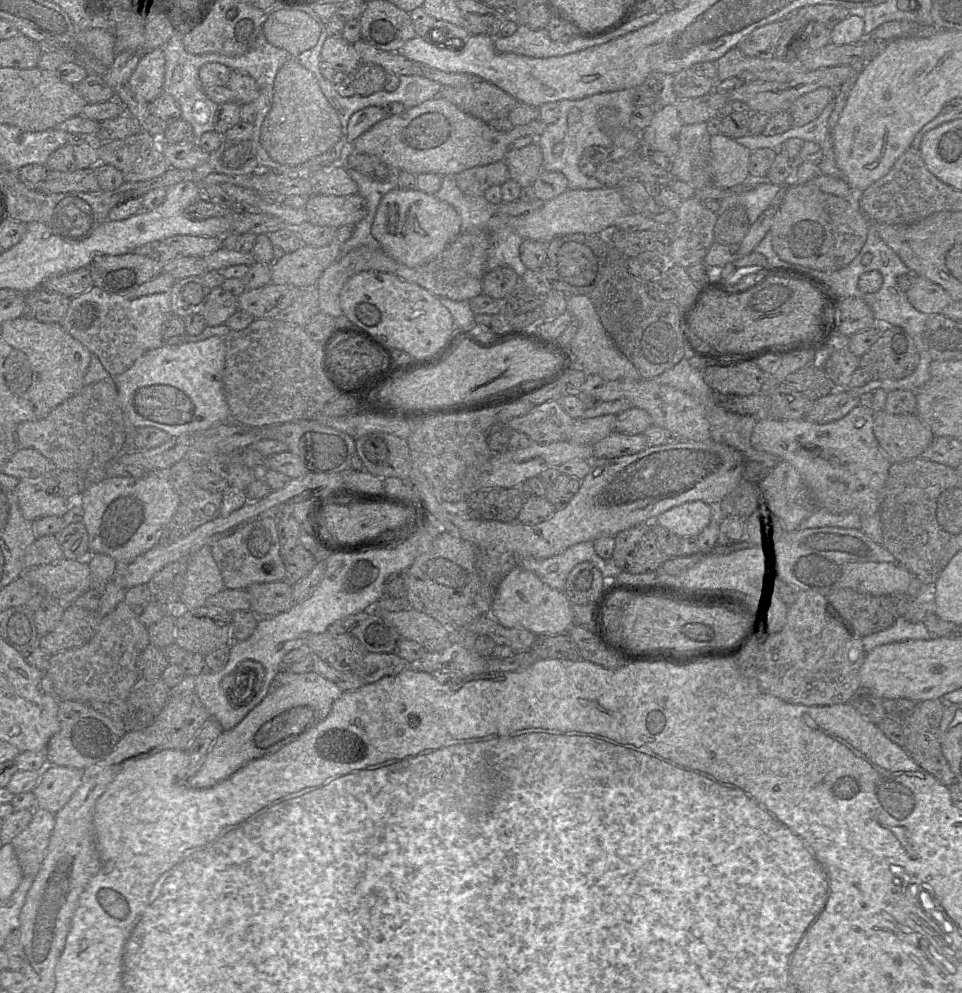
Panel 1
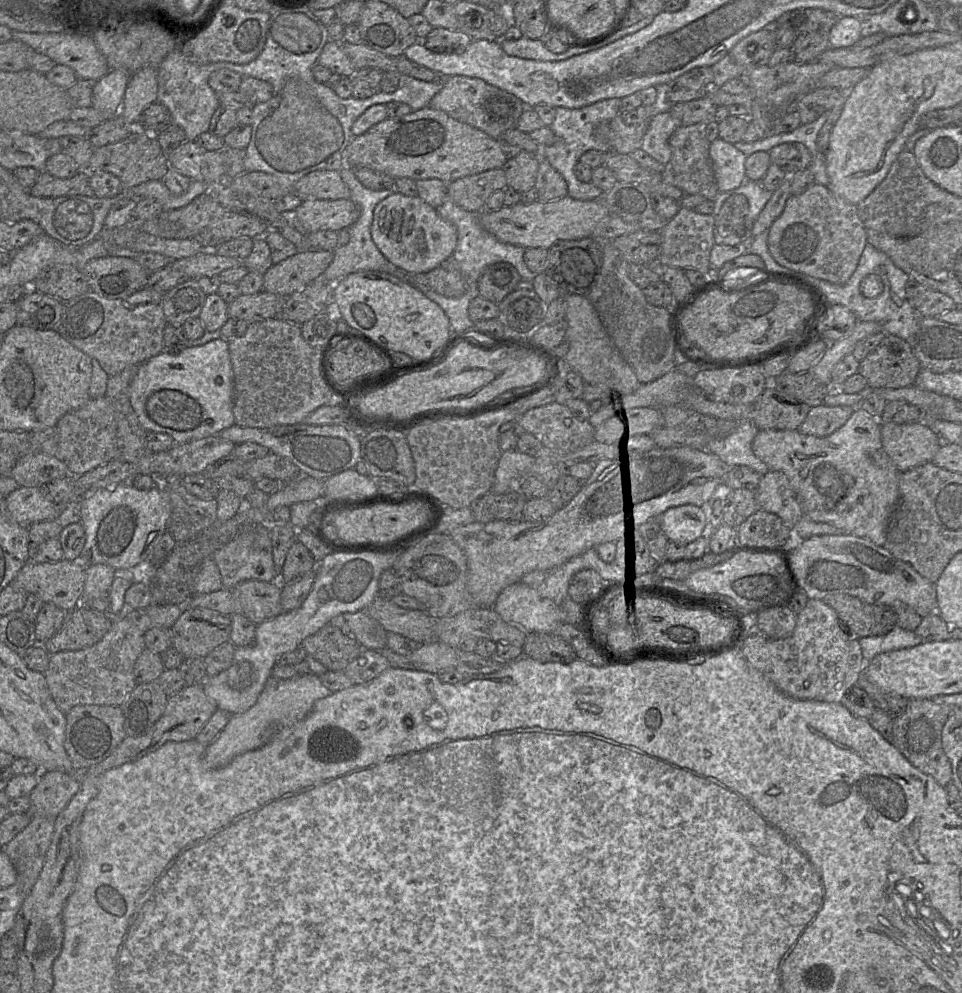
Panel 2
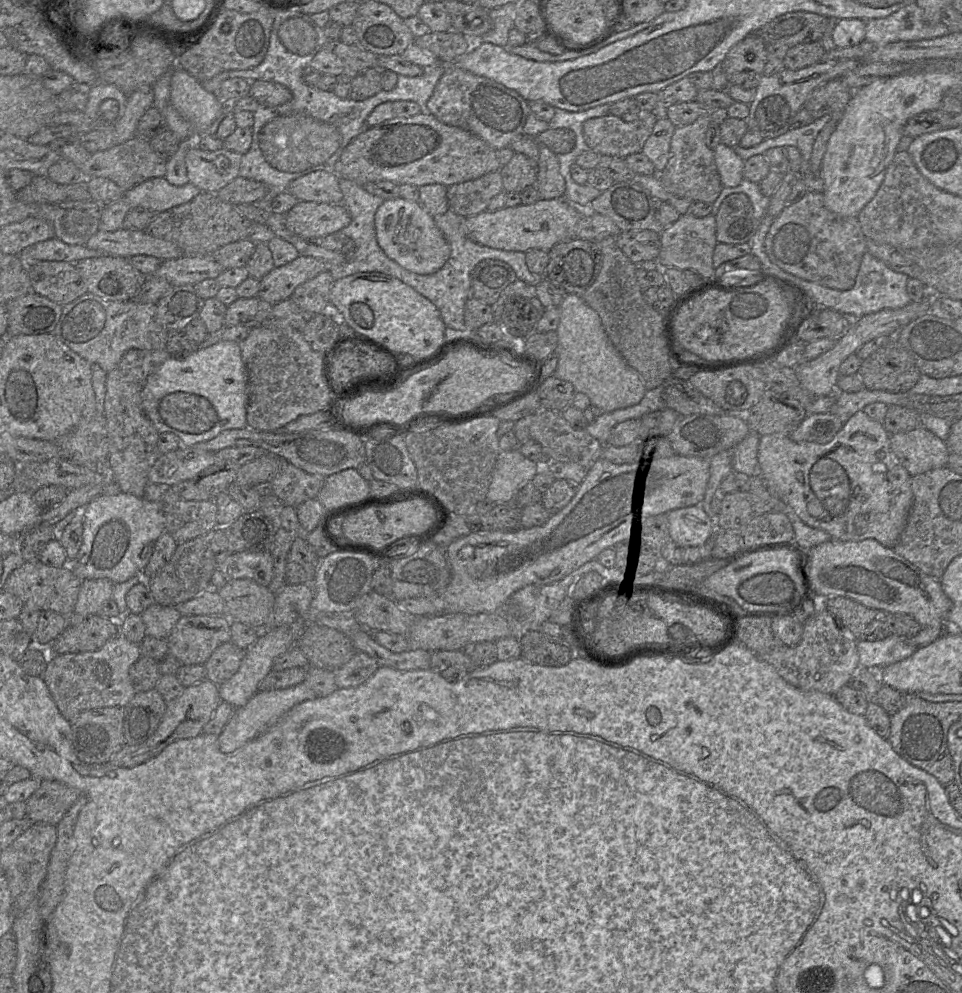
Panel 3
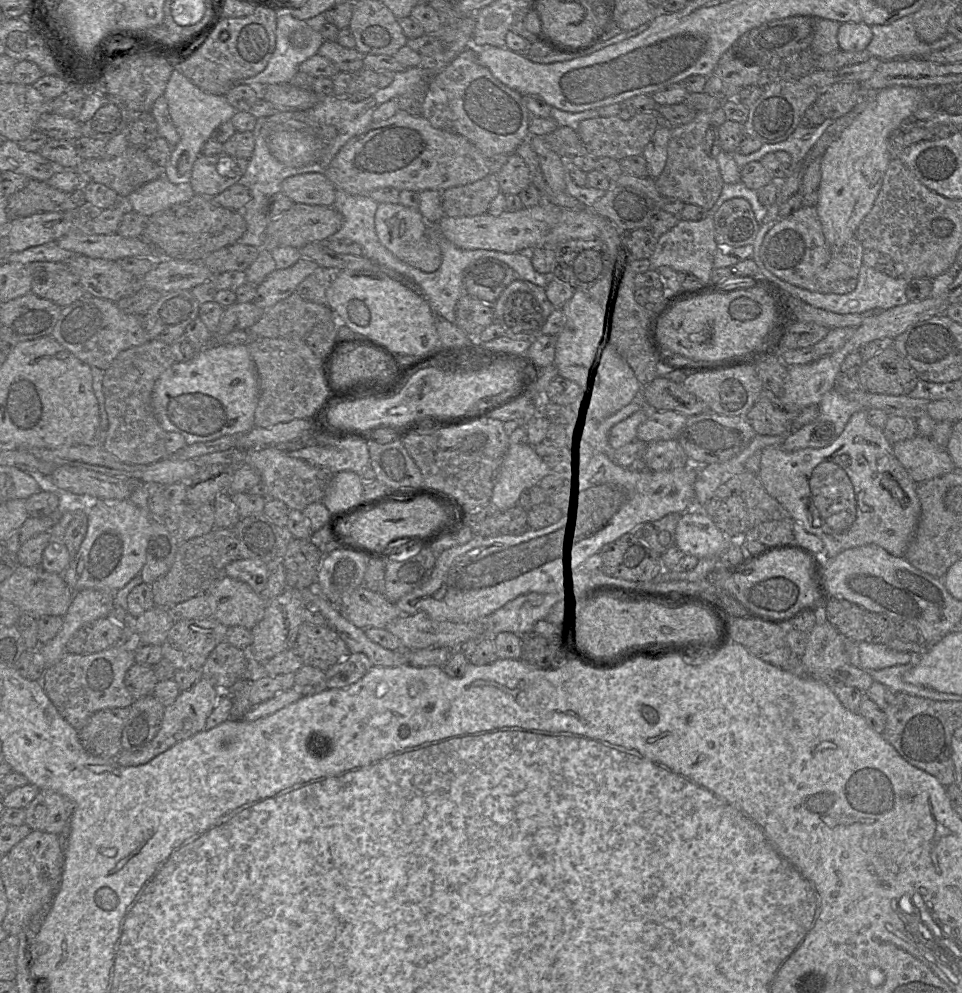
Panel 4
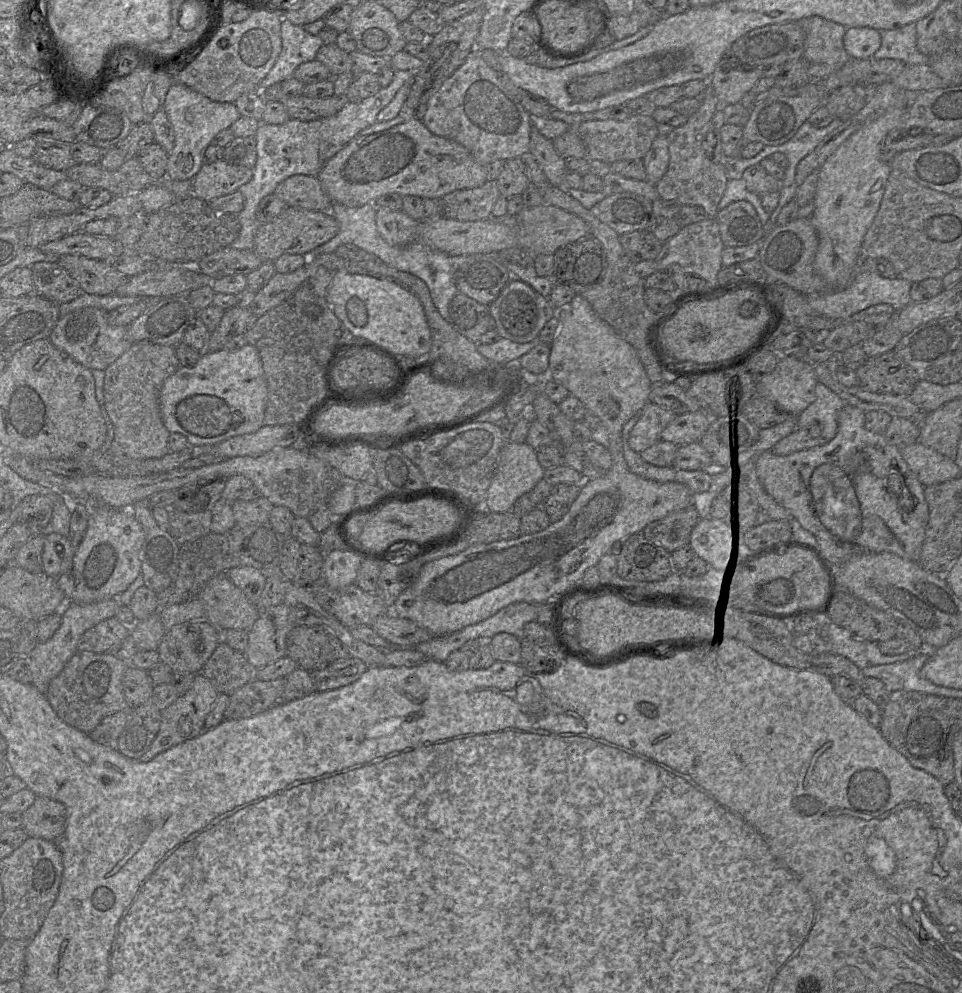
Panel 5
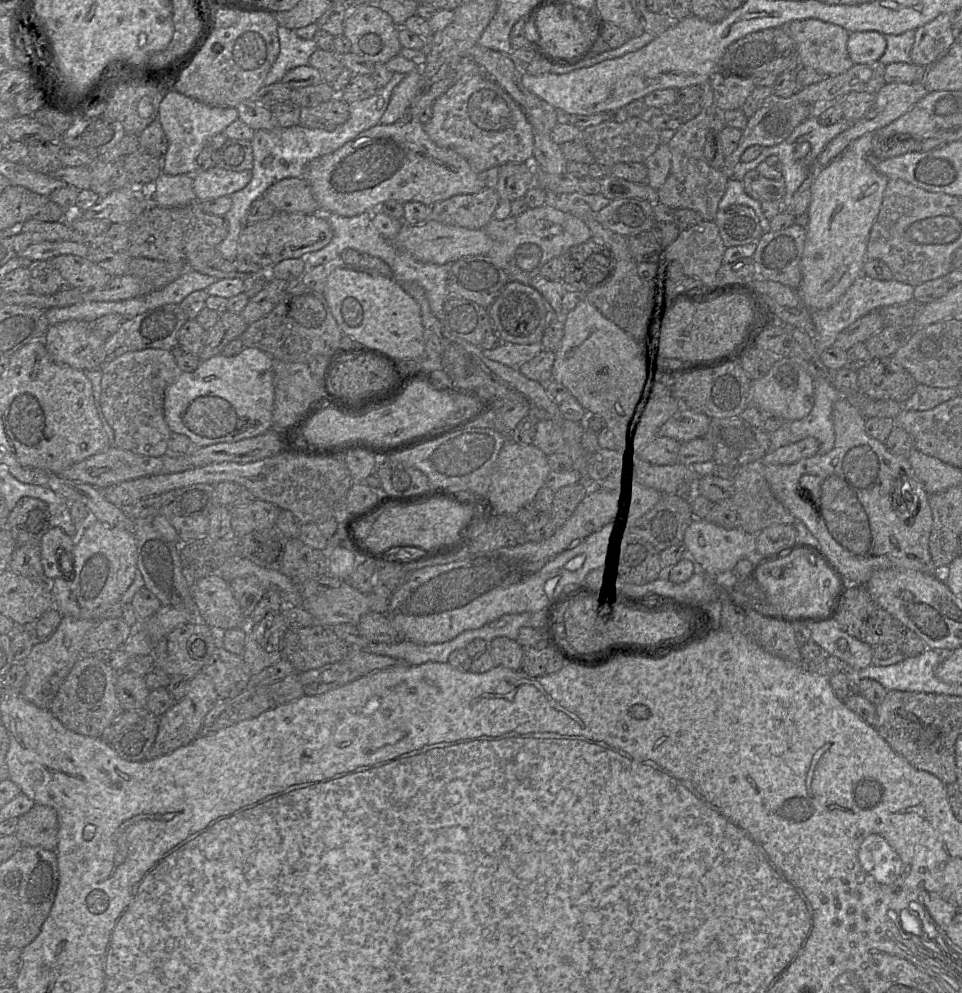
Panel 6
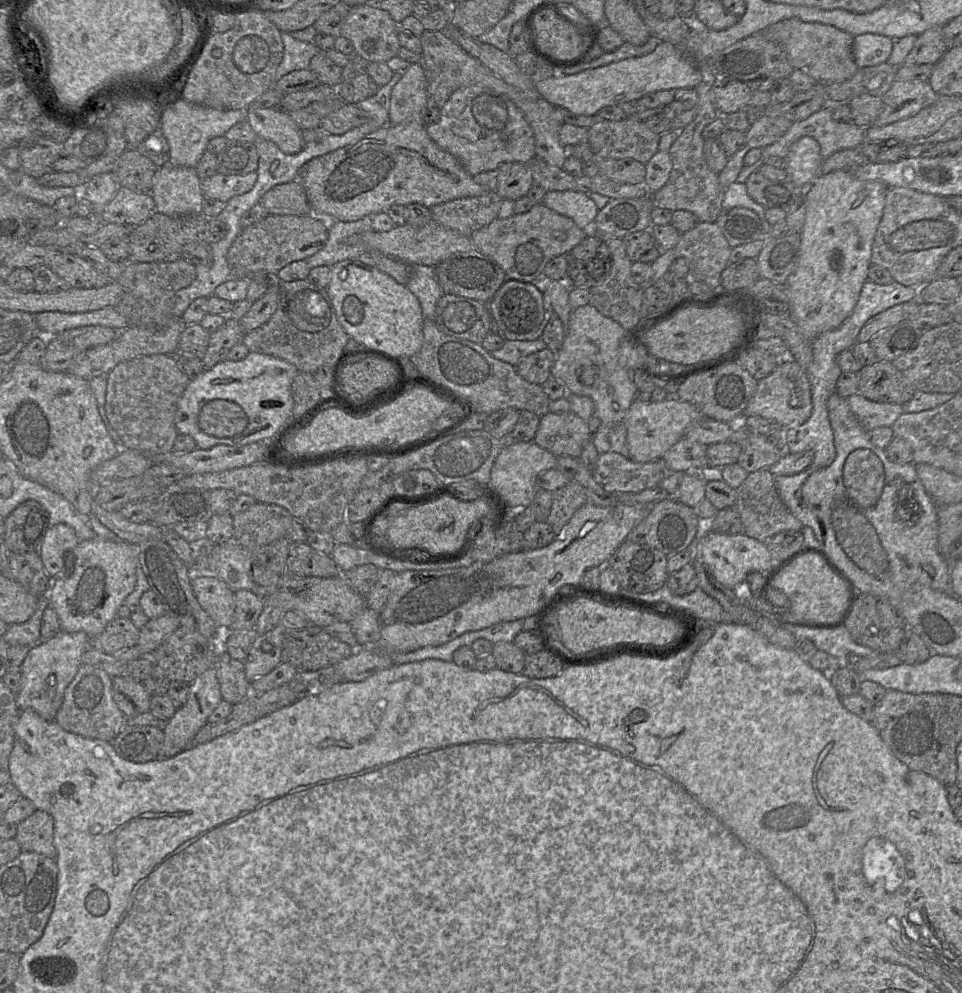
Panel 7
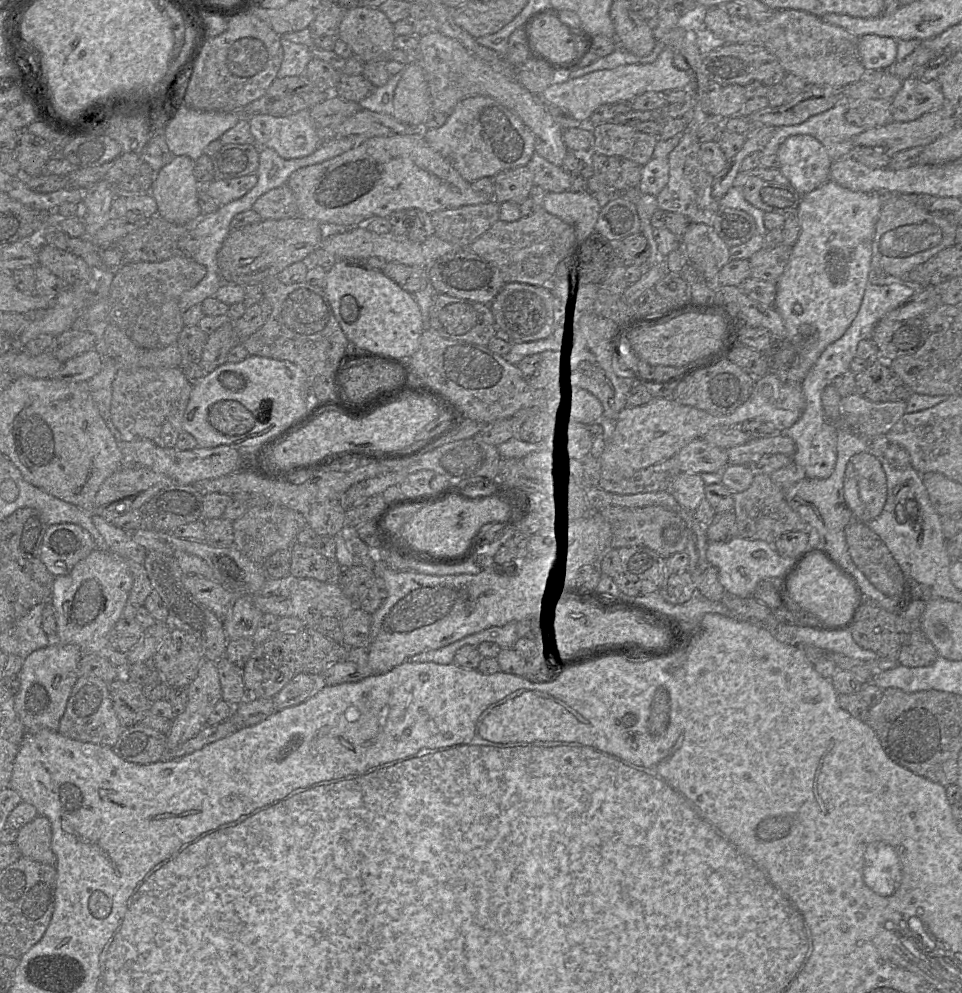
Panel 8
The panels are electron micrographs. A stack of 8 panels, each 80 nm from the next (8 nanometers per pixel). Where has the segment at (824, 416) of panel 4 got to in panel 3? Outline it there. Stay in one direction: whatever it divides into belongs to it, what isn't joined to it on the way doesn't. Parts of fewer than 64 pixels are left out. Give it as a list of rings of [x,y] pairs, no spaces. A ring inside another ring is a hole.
[[[862,389],[859,392],[849,393],[838,391],[835,395],[835,404],[829,411],[838,416],[845,424],[856,412],[874,402],[883,402],[886,405],[908,405],[908,393],[892,393],[880,390]]]

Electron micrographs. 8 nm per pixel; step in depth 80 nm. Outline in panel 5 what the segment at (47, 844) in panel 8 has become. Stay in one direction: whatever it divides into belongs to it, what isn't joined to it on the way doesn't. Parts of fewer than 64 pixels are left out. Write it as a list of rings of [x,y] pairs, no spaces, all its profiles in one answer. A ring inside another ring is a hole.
[[[36,796],[34,803],[23,813],[22,827],[28,837],[41,838],[55,843],[59,843],[66,829],[67,810],[59,801]]]

